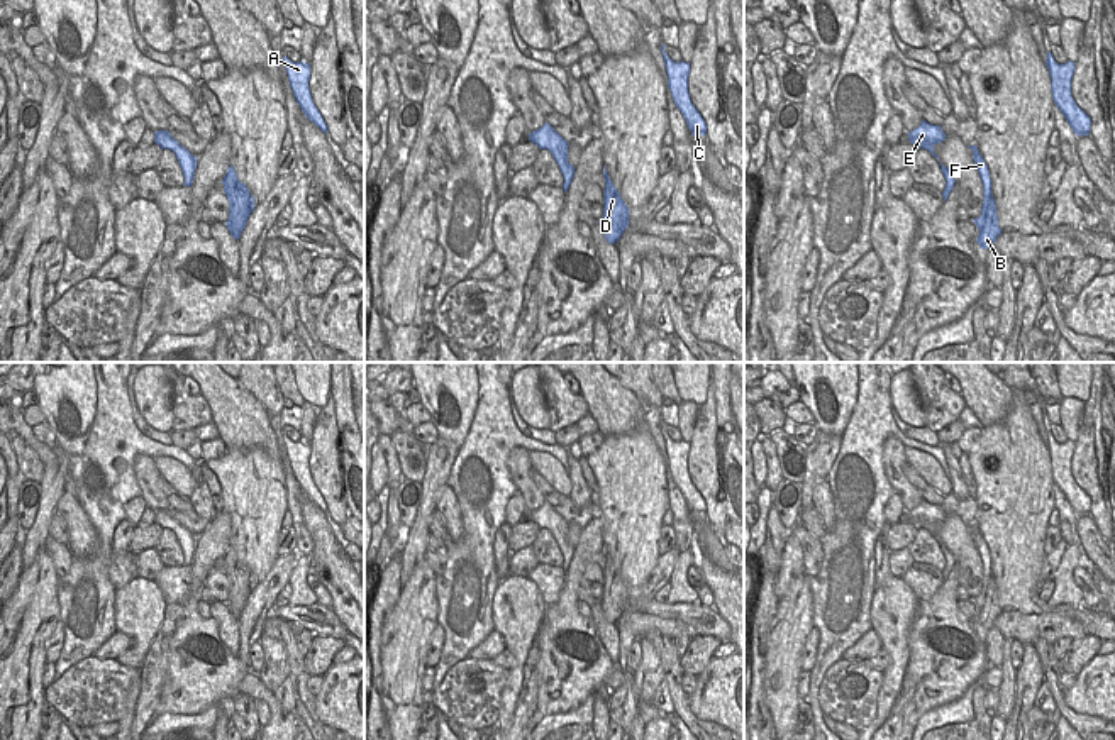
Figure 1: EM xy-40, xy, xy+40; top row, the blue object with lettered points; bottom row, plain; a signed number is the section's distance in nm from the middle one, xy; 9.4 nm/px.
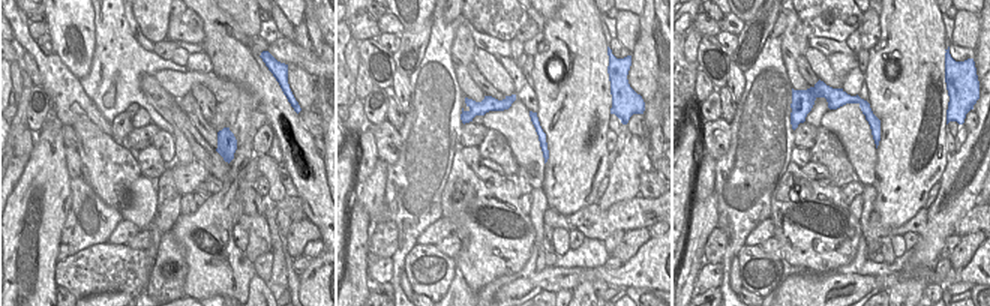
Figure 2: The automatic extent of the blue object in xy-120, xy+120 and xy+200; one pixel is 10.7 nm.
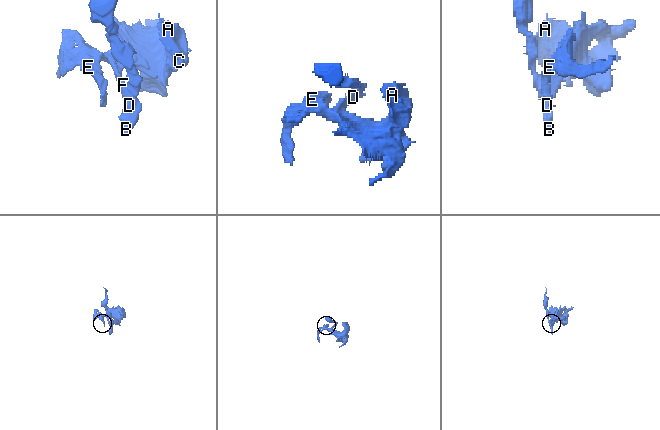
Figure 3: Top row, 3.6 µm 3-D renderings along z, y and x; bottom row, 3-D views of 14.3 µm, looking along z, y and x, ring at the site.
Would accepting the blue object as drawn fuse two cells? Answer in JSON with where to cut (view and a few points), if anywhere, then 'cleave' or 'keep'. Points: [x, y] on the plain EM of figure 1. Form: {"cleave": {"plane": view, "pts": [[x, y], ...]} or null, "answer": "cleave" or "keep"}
{"cleave": {"plane": "xy+40", "pts": [[990, 573], [983, 576]]}, "answer": "cleave"}

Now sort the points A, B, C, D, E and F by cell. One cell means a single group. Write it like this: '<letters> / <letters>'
A C E F / B D

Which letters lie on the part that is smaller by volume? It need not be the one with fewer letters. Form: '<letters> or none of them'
B, D

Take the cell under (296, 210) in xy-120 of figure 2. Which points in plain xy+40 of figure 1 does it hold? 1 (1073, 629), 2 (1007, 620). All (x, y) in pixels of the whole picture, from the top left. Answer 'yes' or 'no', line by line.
1: no
2: no

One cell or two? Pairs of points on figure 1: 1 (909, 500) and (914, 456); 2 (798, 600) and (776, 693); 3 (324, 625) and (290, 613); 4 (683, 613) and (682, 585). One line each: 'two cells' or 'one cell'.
1: two cells
2: one cell
3: one cell
4: two cells

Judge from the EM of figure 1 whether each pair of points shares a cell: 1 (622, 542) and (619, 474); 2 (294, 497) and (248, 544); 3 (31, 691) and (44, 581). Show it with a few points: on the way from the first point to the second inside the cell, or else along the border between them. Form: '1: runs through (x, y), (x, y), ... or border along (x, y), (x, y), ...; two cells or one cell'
1: runs through (622, 525), (619, 491); one cell
2: border along (280, 463), (285, 473), (285, 502), (288, 508); two cells
3: runs through (27, 664), (27, 618), (34, 608); one cell

